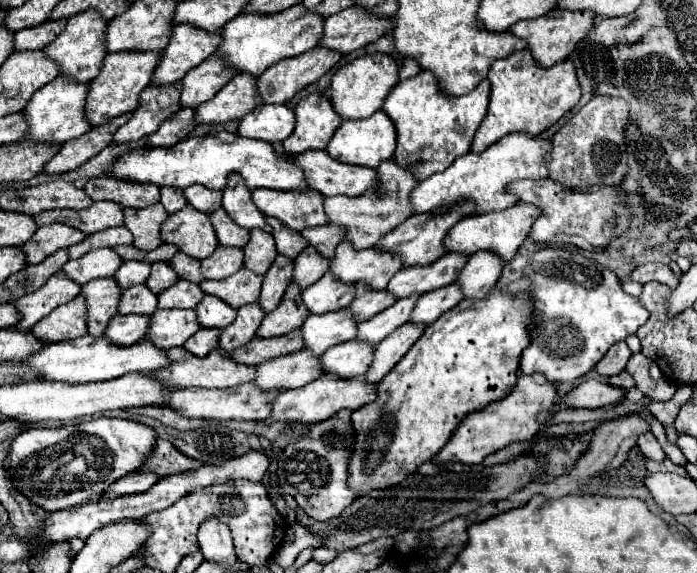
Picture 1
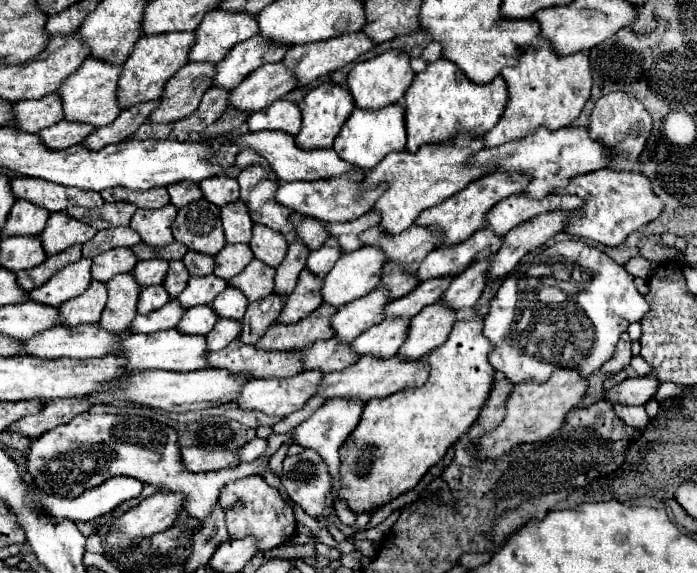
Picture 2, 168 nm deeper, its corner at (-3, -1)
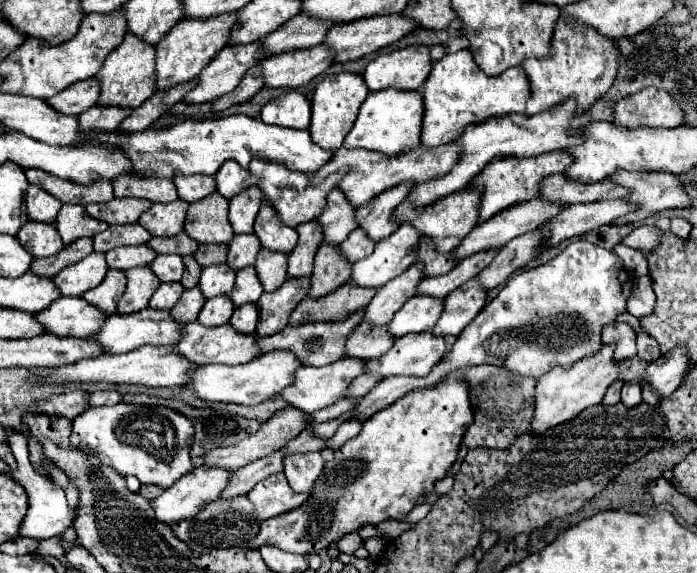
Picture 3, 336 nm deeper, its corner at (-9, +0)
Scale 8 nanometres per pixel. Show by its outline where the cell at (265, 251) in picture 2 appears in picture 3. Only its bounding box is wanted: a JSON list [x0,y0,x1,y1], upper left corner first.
[254,203,298,253]

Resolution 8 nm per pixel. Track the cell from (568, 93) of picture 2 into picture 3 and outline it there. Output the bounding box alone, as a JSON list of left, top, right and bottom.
[522,19,618,117]

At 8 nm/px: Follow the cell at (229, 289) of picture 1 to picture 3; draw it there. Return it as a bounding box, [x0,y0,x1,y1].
[254,249,286,291]

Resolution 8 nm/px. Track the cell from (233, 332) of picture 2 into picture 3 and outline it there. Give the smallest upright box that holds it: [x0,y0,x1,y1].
[230,303,258,333]

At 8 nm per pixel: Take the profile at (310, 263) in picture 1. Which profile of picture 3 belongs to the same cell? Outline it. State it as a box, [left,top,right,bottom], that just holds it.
[338,229,374,263]

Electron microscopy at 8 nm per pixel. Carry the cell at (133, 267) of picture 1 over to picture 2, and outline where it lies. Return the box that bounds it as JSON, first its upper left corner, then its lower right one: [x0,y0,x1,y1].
[134,258,168,288]

